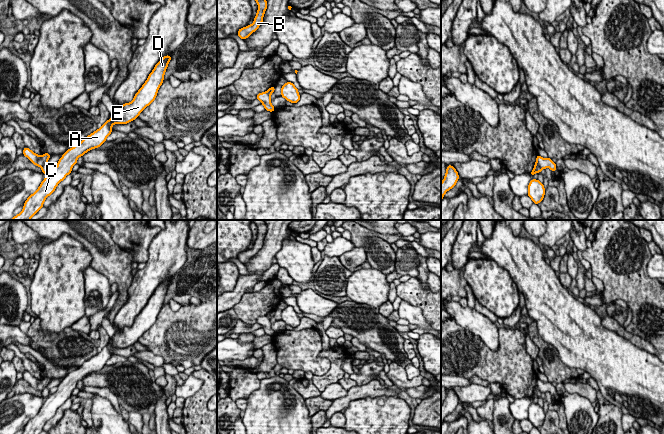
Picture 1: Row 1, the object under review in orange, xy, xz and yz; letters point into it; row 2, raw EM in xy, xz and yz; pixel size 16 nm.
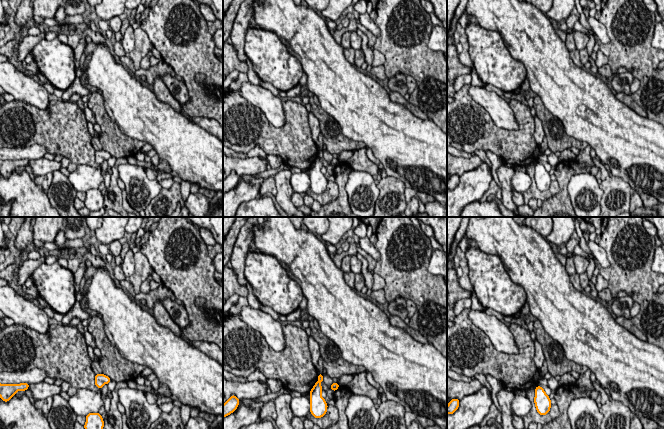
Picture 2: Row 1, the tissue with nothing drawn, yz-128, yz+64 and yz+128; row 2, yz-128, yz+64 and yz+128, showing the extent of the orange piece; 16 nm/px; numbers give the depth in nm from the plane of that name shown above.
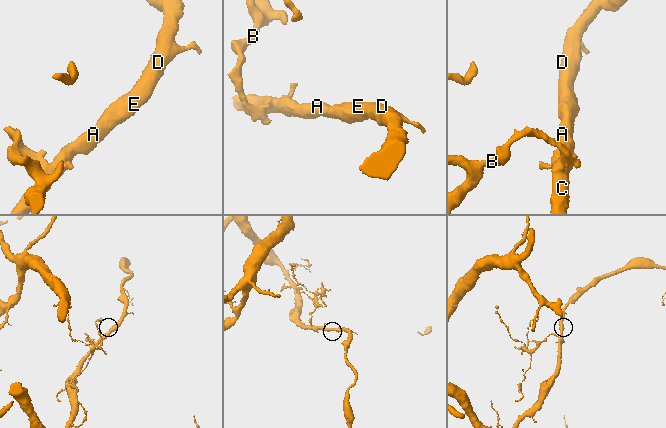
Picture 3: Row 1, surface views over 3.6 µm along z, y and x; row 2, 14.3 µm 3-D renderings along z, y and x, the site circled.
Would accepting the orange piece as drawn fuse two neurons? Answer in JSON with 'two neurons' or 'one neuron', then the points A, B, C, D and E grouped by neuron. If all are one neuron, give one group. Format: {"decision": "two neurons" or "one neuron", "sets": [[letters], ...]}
{"decision": "two neurons", "sets": [["A", "C", "D", "E"], ["B"]]}

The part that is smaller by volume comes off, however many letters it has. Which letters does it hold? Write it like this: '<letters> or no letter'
B

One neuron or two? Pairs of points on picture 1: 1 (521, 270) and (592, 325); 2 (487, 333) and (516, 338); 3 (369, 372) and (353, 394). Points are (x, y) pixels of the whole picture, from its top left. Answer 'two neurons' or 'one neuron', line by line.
1: one neuron
2: two neurons
3: two neurons

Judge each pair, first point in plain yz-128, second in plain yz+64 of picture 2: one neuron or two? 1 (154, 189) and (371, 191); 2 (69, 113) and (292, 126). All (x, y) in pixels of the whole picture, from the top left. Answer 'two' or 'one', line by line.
1: one
2: one

